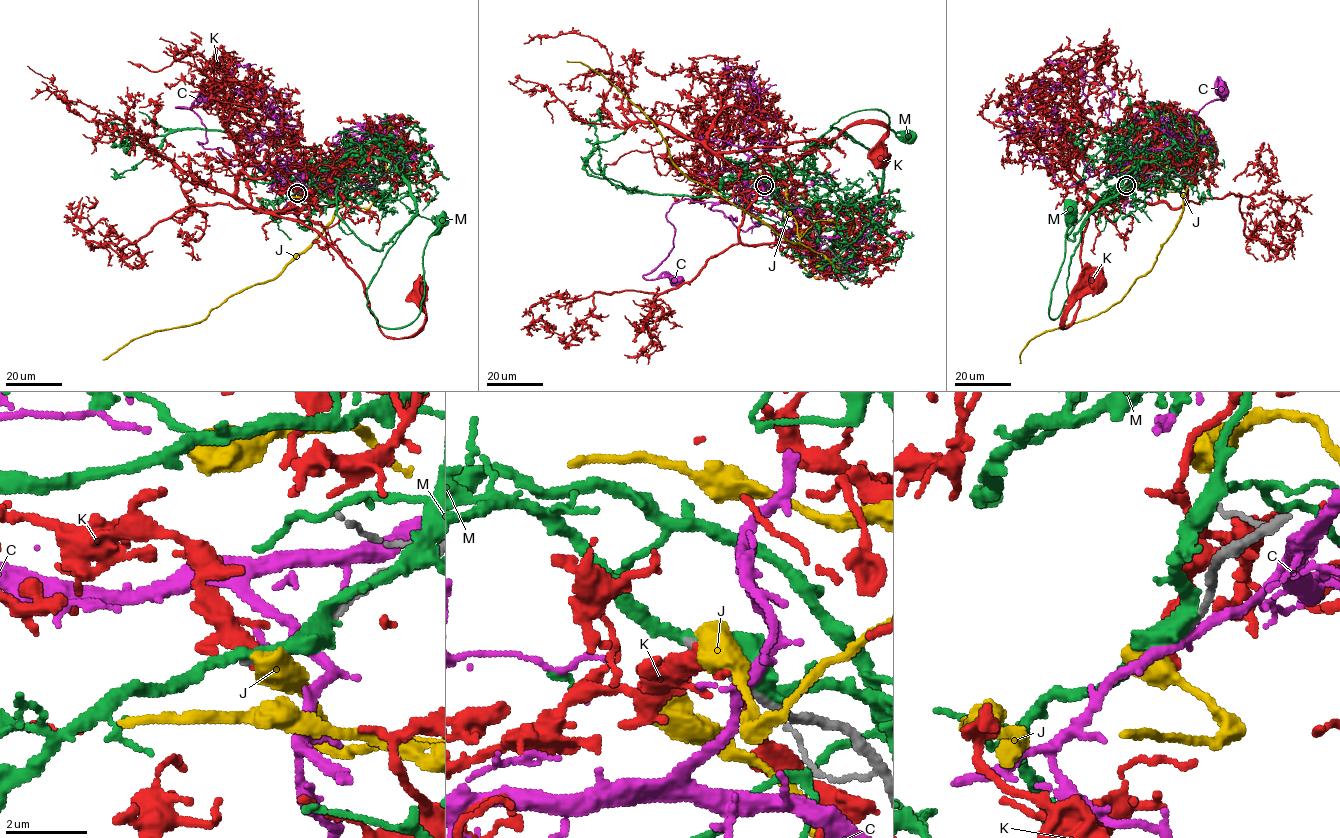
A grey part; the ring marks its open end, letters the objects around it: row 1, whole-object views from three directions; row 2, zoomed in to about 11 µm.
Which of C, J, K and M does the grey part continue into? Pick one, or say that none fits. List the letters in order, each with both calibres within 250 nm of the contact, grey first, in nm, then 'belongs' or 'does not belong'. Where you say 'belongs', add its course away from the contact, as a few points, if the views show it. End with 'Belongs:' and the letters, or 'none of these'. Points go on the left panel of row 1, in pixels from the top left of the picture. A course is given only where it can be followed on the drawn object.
C: 220 nm thick on the grey side, 220 nm on the other; does not belong
J: 280 nm thick on the grey side, 700 nm on the other; does not belong
K: 280 nm thick on the grey side, 480 nm on the other; does not belong
M: 240 nm thick on the grey side, 500 nm on the other; does not belong
Belongs: none of these

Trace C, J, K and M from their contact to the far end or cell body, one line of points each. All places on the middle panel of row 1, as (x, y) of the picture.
C: (767, 188), (736, 202), (690, 199), (674, 204), (666, 213), (674, 246), (643, 277), (676, 280)
J: (765, 185), (784, 182), (797, 243), (693, 181), (639, 108), (602, 76), (567, 61)
K: (764, 185), (736, 194), (716, 178), (718, 157), (830, 142), (847, 126), (871, 123), (888, 130), (884, 159)
M: (766, 187), (840, 214), (868, 208), (881, 190), (883, 165), (831, 126), (881, 110), (888, 128), (910, 137)

